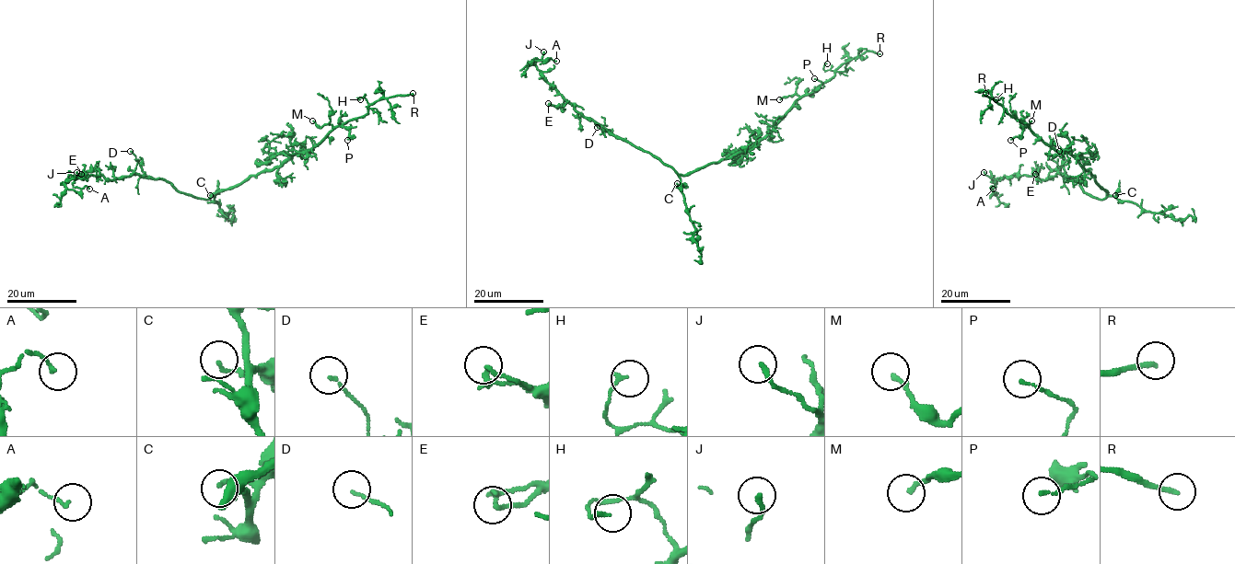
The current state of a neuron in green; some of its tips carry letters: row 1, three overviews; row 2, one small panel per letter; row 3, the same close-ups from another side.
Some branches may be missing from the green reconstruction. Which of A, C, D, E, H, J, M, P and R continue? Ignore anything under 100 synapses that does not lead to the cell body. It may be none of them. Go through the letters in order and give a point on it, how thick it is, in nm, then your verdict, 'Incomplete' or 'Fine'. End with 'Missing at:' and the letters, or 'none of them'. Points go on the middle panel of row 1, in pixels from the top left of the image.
A: Place: (556, 61). Thickness 130 nm. Fine
C: Place: (677, 183). Thickness 130 nm. Fine
D: Place: (597, 127). Thickness 110 nm. Fine
E: Place: (548, 103). Thickness 150 nm. Fine
H: Place: (827, 63). Thickness 130 nm. Fine
J: Place: (543, 51). Thickness 180 nm. Fine
M: Place: (779, 99). Thickness 180 nm. Fine
P: Place: (814, 78). Thickness 110 nm. Fine
R: Place: (879, 53). Thickness 190 nm. Incomplete
Missing at: R

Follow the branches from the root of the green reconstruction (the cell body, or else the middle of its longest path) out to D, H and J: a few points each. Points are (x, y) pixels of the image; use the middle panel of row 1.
D: (695, 170), (679, 175), (649, 154), (597, 127)
H: (695, 170), (731, 157), (756, 144), (798, 99), (809, 95), (834, 74), (834, 70), (823, 69), (827, 63)
J: (695, 170), (679, 175), (649, 154), (583, 118), (537, 68), (535, 62), (543, 51)

